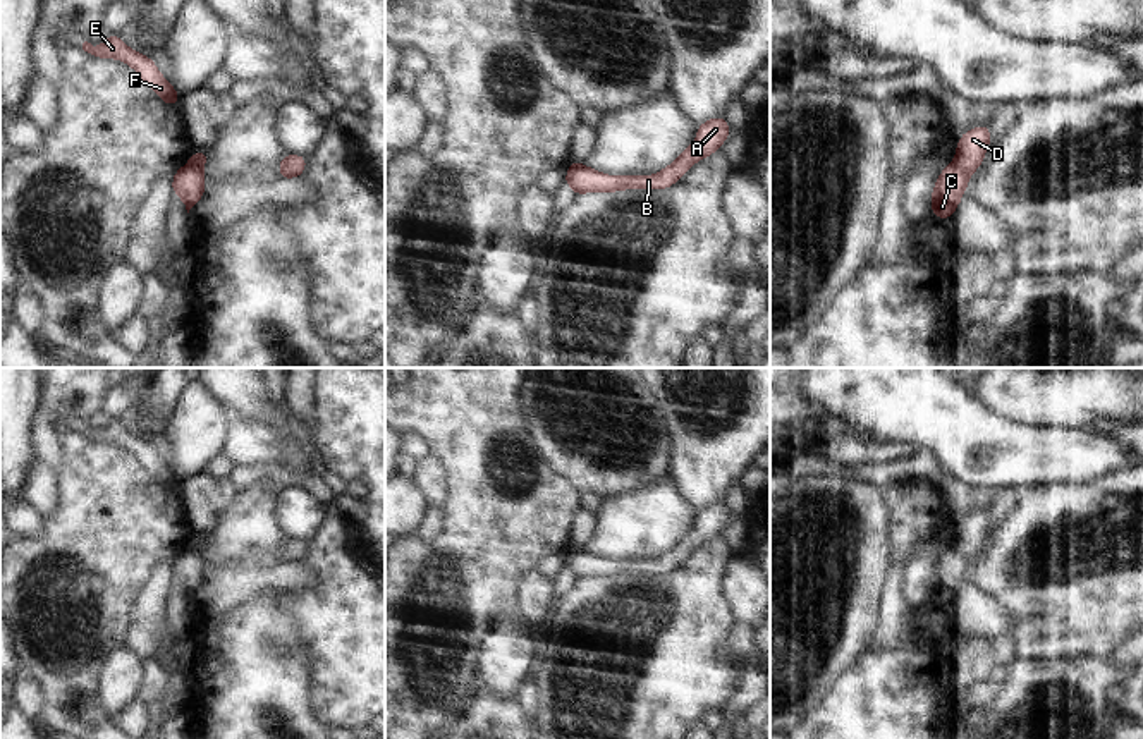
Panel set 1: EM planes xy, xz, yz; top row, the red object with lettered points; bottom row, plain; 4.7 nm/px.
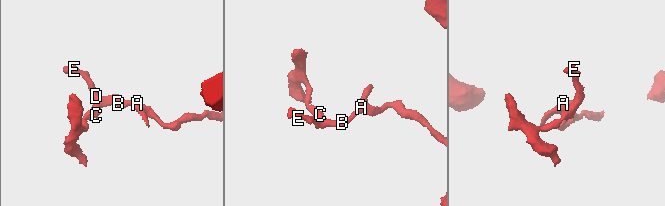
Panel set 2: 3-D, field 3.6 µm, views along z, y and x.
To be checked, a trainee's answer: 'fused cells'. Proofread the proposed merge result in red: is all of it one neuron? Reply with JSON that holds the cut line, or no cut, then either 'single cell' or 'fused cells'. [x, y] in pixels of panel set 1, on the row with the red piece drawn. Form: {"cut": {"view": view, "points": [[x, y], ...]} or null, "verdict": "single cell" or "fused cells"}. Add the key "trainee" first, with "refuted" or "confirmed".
{"trainee": "confirmed", "cut": {"view": "yz", "points": [[953, 162], [968, 176]]}, "verdict": "fused cells"}

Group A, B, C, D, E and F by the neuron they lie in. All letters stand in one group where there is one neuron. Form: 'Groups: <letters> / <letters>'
Groups: A B D E F / C.

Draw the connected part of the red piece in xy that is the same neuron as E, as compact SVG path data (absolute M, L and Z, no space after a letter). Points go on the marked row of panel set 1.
M119 34L103 40L96 50L93 50L89 43L89 38L83 38L77 41L77 46L95 58L117 58L125 62L162 98L163 103L170 107L179 105L179 93L174 89L172 82L160 74L155 60L129 48Z

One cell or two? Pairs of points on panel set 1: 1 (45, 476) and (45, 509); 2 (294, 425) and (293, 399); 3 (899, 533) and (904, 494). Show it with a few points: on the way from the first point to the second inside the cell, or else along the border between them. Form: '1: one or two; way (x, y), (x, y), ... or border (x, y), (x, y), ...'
1: one; way (45, 485), (45, 500)
2: one; way (294, 418), (294, 406)
3: one; way (899, 523), (904, 504)

